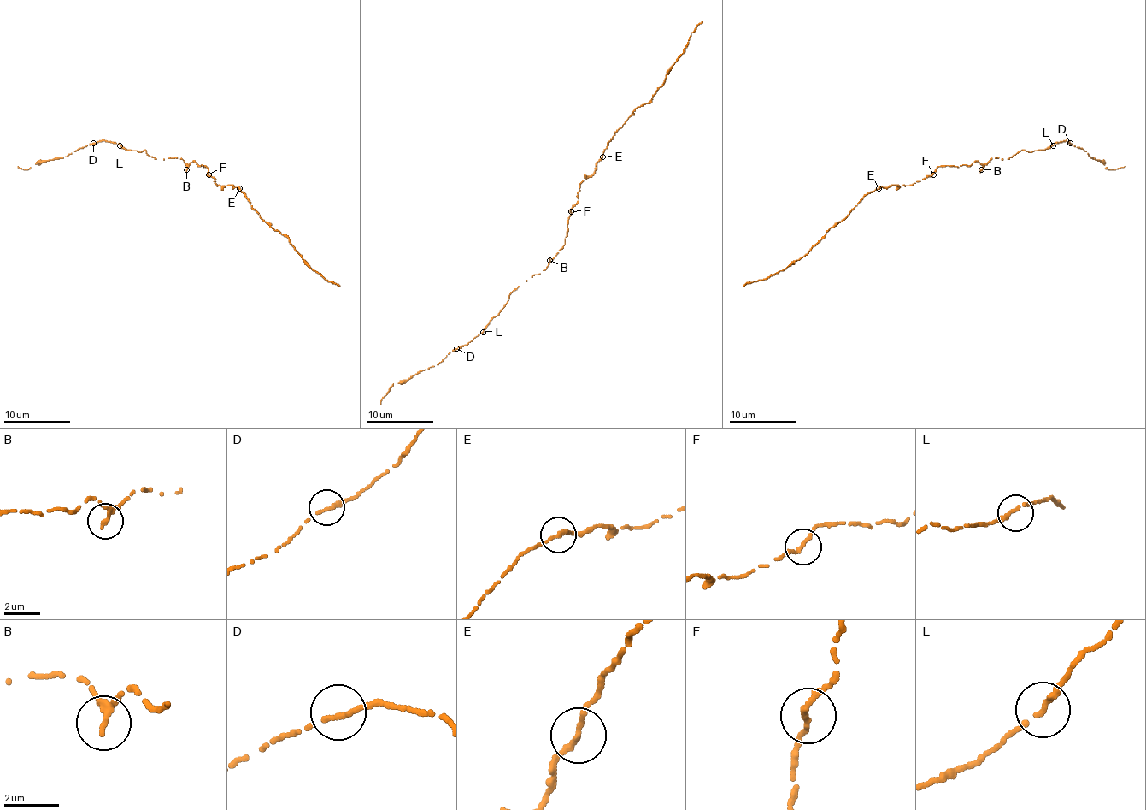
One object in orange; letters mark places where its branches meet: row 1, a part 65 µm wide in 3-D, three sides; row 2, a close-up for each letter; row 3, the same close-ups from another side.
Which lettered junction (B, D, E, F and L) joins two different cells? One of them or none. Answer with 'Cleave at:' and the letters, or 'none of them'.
Cleave at: none of them

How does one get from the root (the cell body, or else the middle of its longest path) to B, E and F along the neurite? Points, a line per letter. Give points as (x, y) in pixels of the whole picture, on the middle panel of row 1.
B: (567, 227), (564, 245), (556, 257), (551, 262), (549, 260)
E: (567, 227), (571, 208), (578, 201), (579, 183), (596, 169), (596, 162), (602, 156)
F: (567, 227), (571, 211)

